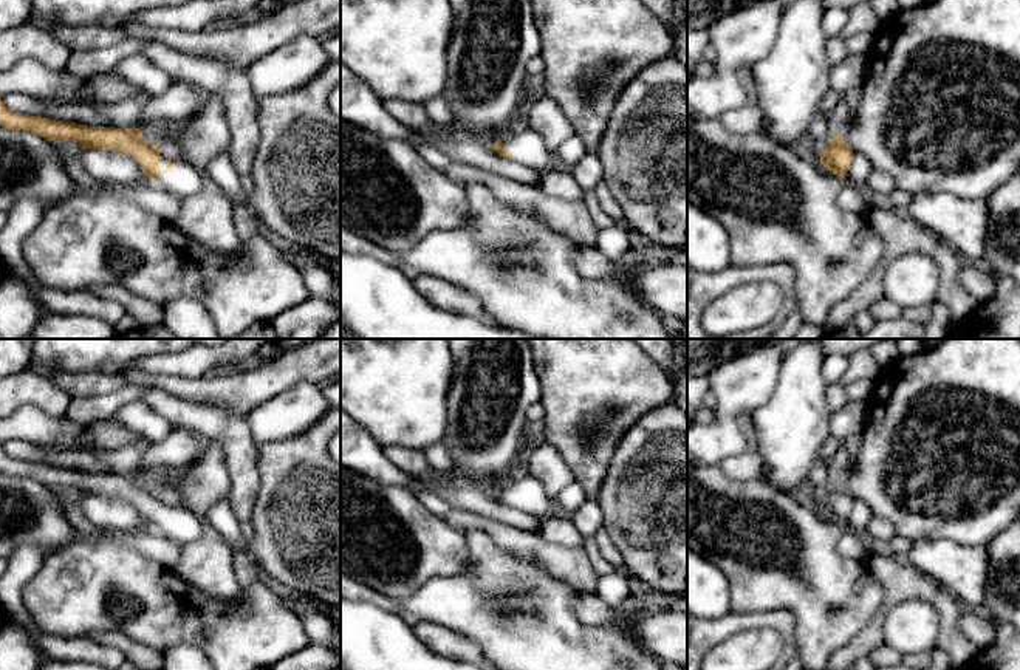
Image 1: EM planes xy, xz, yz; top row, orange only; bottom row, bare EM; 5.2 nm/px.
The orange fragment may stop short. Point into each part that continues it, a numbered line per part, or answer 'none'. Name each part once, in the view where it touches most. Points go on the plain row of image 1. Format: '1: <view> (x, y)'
1: xy (183, 526)

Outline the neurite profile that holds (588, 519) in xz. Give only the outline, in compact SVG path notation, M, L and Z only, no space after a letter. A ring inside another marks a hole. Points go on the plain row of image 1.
M597 495L588 497L585 503L571 515L571 520L584 537L594 537L594 534L604 526L604 515Z

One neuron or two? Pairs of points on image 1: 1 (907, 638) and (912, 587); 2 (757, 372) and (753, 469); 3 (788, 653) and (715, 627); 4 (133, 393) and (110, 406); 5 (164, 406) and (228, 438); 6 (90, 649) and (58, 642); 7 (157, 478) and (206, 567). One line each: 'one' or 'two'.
1: two
2: two
3: one
4: one
5: one
6: one
7: two

